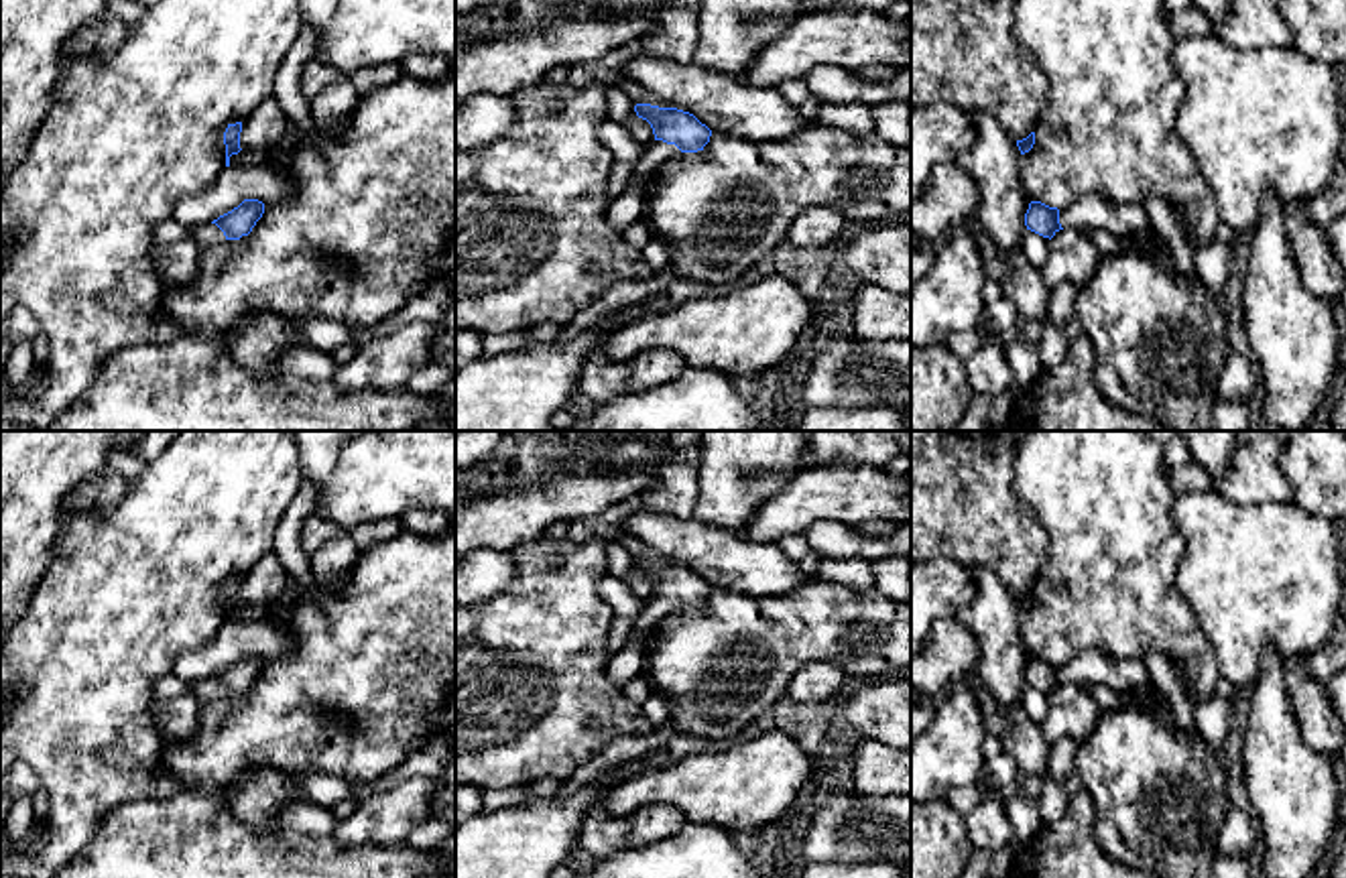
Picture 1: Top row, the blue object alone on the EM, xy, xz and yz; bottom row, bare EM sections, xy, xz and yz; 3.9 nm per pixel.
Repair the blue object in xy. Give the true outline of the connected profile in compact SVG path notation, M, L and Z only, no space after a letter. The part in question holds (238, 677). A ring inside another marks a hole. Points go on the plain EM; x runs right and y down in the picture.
M244 654L232 667L220 671L213 677L197 679L187 687L199 703L209 703L226 695L240 695L242 691L248 691L256 677L262 673L262 669L264 669L262 656Z

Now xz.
M636 559L634 567L651 579L655 595L643 606L626 646L634 638L651 634L671 612L703 606L710 598L712 585L689 567L651 559Z

